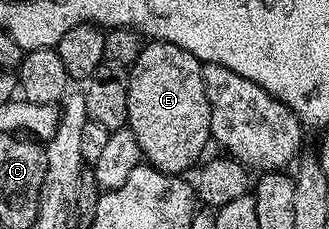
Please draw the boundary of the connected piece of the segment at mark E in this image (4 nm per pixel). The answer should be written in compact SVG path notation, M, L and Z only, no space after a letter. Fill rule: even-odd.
M164 40L144 43L127 77L127 127L141 146L143 160L152 168L172 174L187 174L191 167L194 169L200 163L199 155L212 143L201 61L189 50Z

